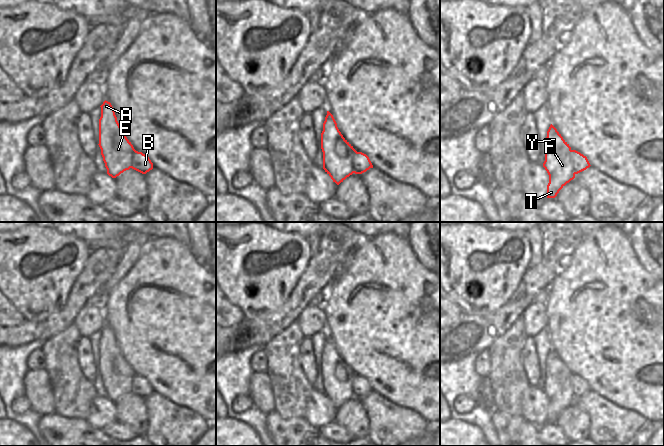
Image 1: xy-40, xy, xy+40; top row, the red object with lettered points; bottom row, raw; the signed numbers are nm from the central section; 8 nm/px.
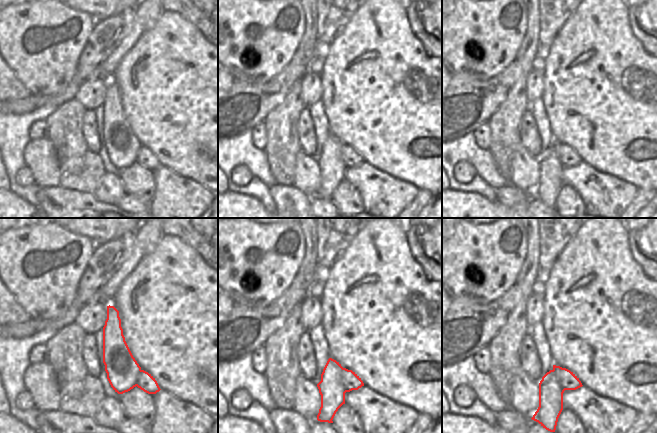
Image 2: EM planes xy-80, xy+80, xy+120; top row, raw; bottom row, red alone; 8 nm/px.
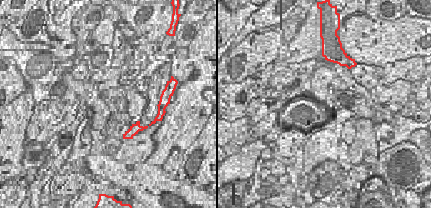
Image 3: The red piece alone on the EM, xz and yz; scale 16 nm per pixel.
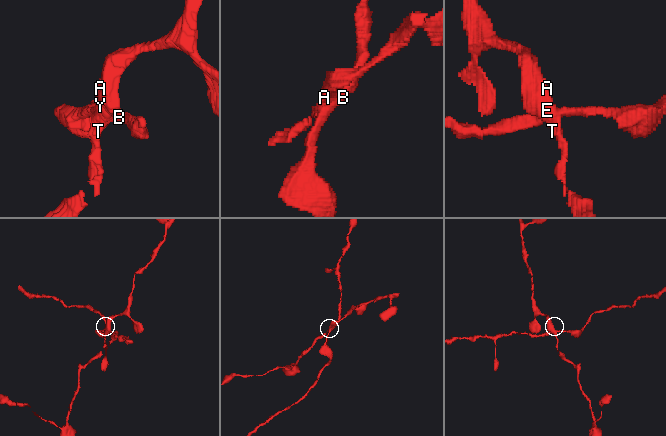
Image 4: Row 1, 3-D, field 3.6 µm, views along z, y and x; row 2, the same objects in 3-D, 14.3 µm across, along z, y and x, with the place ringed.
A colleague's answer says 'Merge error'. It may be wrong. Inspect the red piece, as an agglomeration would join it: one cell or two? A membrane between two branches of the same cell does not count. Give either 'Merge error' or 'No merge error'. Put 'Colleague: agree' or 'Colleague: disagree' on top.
Colleague: agree
Merge error.

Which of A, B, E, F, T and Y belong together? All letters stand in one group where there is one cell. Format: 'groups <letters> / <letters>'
groups A E F T Y / B

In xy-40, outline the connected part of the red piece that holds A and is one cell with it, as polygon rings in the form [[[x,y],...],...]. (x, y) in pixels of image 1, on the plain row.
[[[105,324],[100,331],[98,369],[107,398],[116,402],[131,392],[131,383],[135,373],[123,357],[111,327]]]

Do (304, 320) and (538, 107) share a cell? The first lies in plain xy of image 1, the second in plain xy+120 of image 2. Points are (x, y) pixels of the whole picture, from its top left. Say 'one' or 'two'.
two

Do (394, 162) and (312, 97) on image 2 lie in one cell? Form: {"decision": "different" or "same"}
{"decision": "different"}

